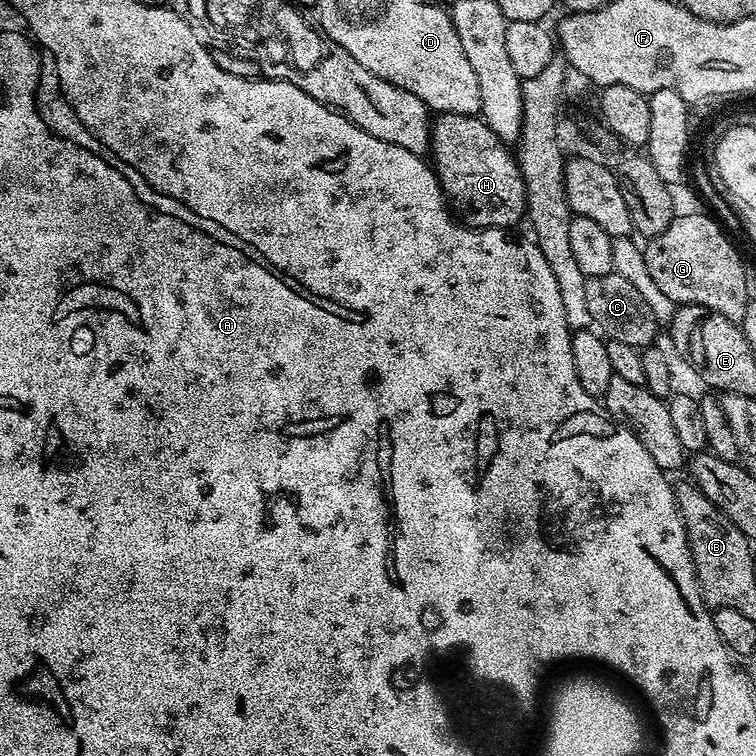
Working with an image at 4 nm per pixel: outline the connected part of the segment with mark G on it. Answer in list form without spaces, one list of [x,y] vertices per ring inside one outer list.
[[[701,212],[673,215],[670,226],[643,245],[646,270],[650,278],[654,278],[654,286],[658,286],[672,304],[702,306],[710,314],[717,312],[722,318],[738,322],[746,314],[750,299],[744,260],[720,221]]]

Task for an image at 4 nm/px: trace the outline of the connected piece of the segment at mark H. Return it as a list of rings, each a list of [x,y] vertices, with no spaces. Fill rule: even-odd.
[[[450,112],[437,115],[432,120],[430,148],[440,148],[440,156],[452,156],[452,168],[456,168],[456,176],[460,176],[460,184],[464,184],[464,188],[456,188],[456,184],[452,184],[452,192],[447,199],[465,204],[476,215],[475,227],[512,230],[520,219],[525,219],[527,186],[517,157],[483,119]]]

